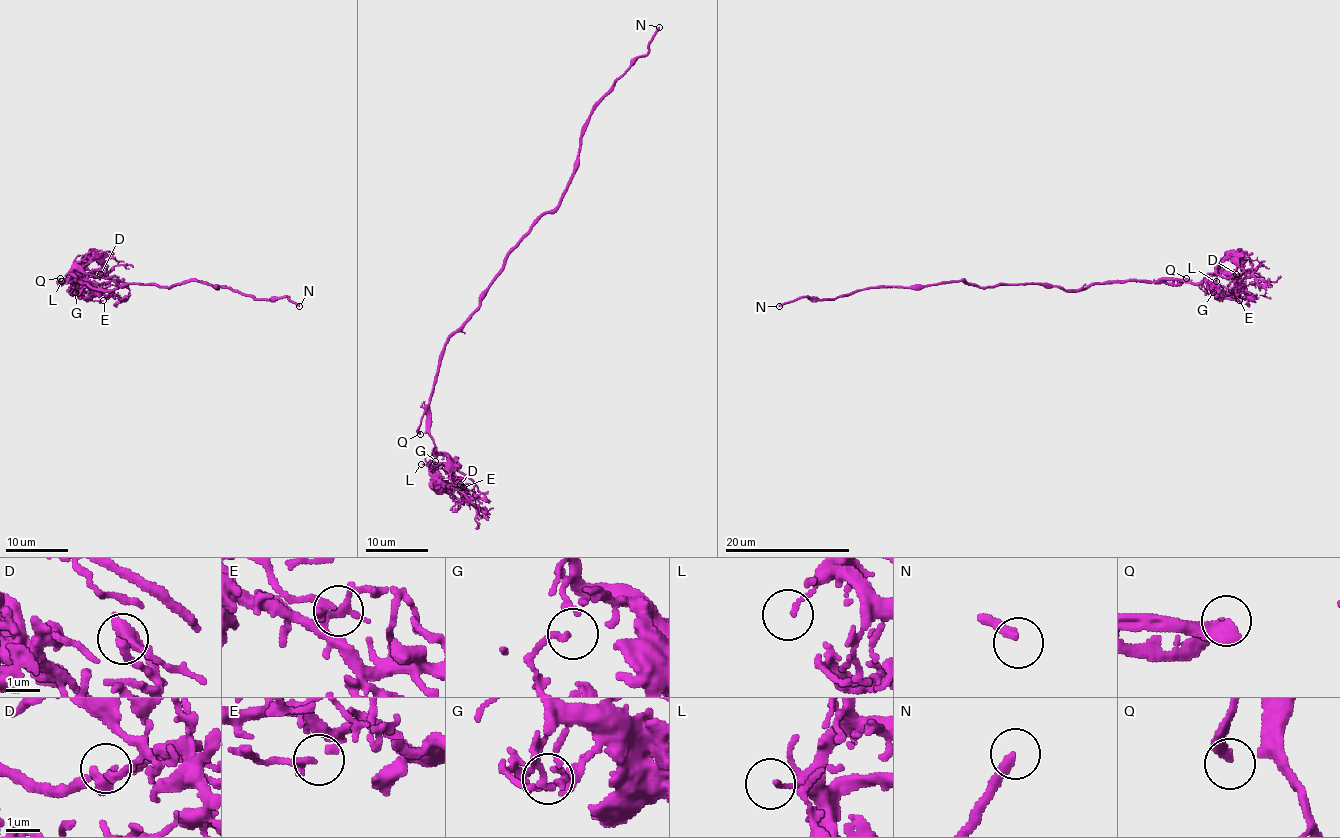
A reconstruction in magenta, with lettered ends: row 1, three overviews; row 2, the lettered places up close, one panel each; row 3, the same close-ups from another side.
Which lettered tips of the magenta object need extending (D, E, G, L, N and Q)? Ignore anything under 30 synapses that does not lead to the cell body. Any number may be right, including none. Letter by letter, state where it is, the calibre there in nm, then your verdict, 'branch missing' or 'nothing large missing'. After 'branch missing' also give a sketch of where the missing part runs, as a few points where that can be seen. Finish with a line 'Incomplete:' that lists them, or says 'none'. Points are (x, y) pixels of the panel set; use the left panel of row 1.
D: place (100, 274); calibre 240 nm; nothing large missing
E: place (103, 300); calibre 260 nm; nothing large missing
G: place (75, 292); calibre 100 nm; nothing large missing
L: place (61, 281); calibre 130 nm; nothing large missing
N: place (299, 306); calibre 280 nm; nothing large missing
Q: place (60, 278); calibre 200 nm; nothing large missing
Incomplete: none

